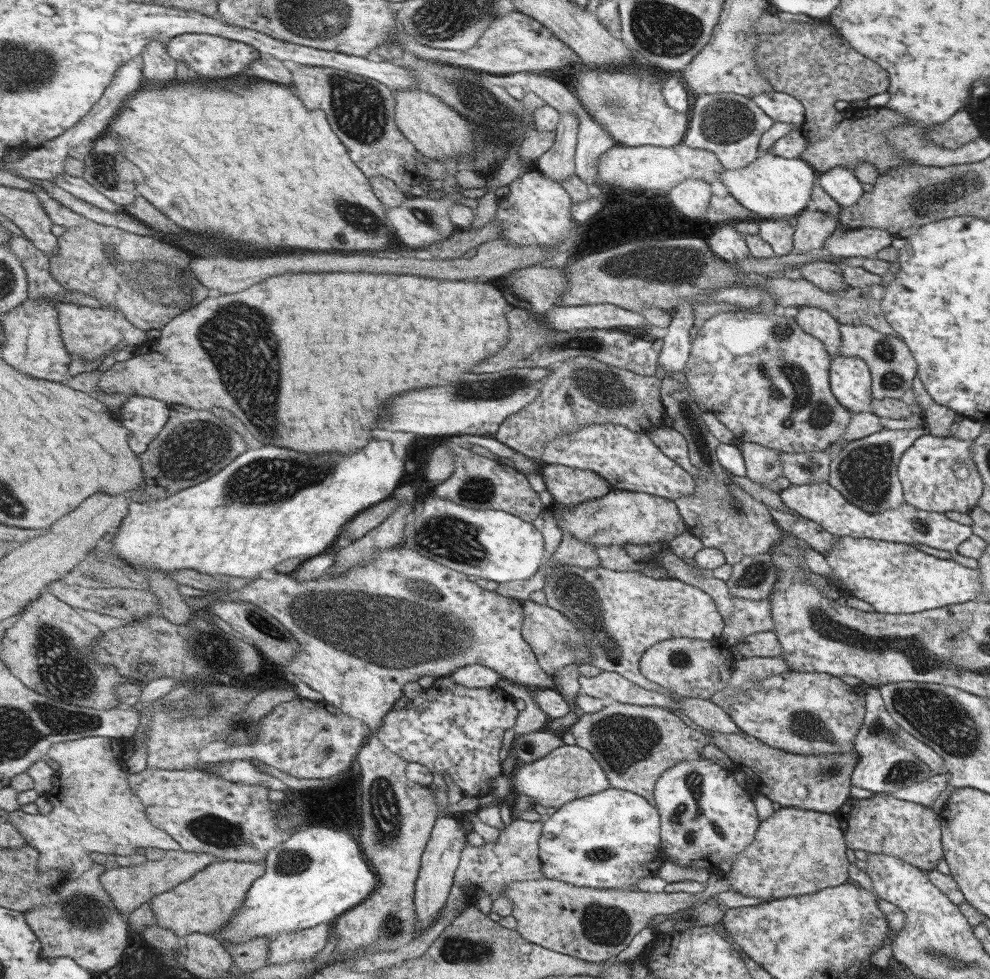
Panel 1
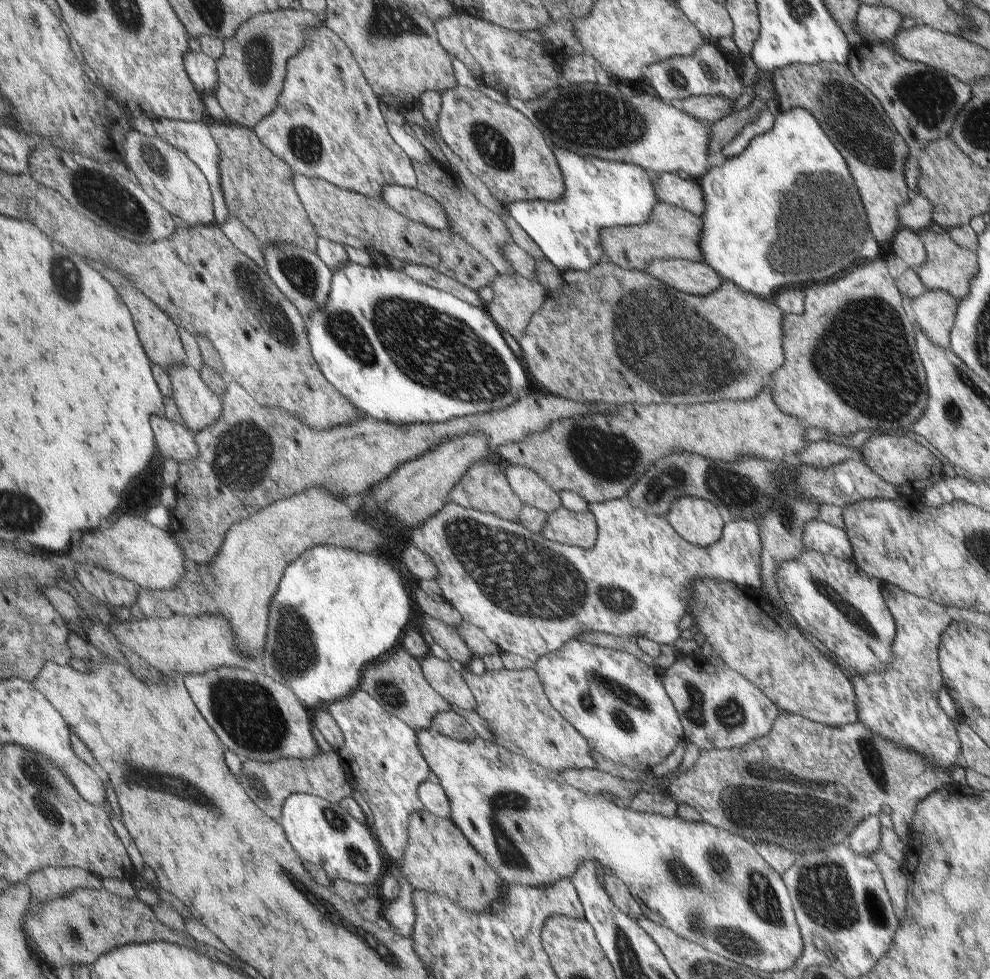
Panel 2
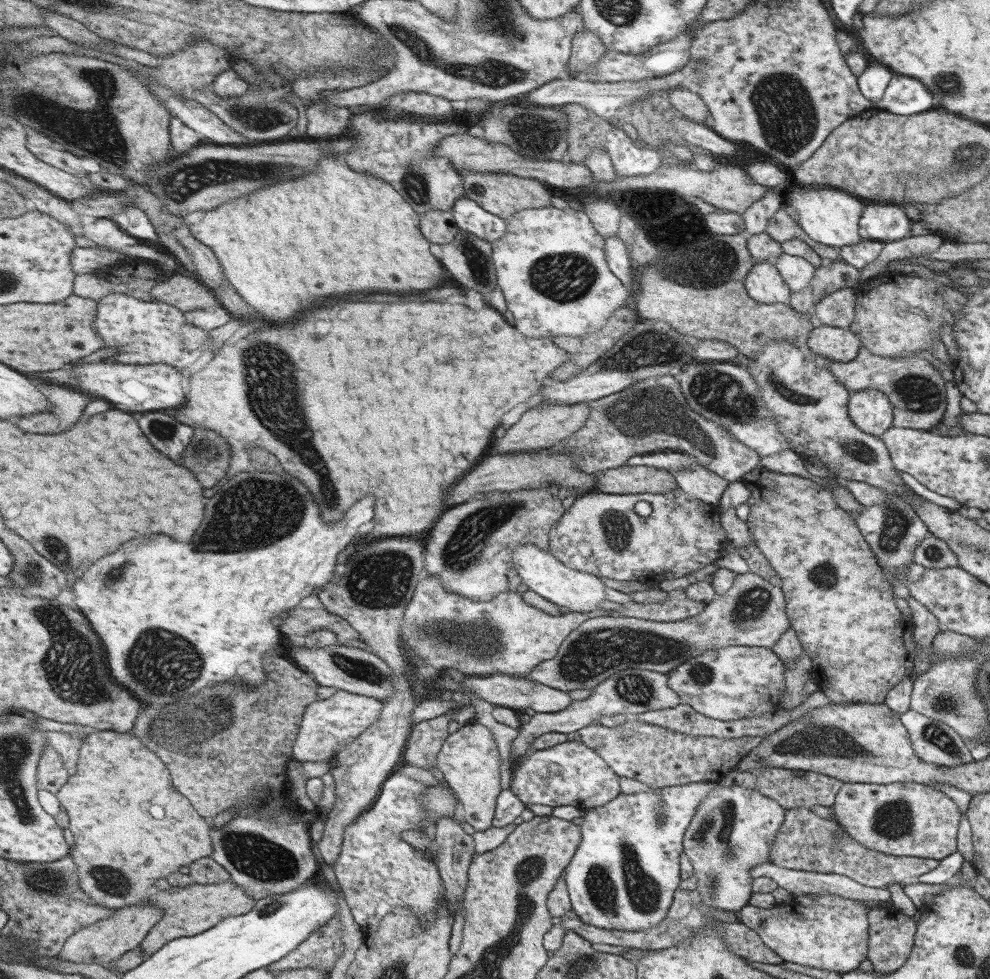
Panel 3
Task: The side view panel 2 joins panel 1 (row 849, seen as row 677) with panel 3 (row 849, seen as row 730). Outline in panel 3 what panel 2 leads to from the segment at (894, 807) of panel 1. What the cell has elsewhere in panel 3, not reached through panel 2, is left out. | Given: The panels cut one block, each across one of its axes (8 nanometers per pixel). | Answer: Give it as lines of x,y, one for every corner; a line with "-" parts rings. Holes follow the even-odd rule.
909,782
843,784
831,810
847,836
869,850
887,856
931,858
937,862
957,850
957,828
963,818
967,820
967,810
959,810
943,790
937,790
937,786

